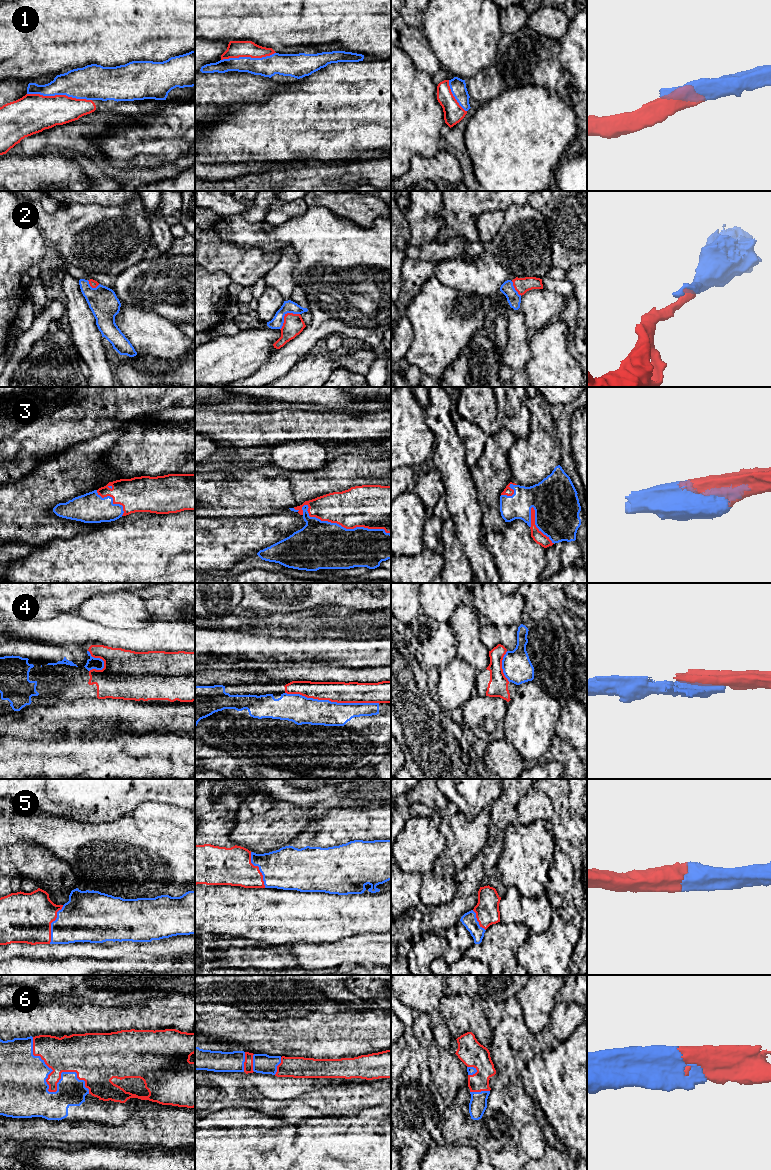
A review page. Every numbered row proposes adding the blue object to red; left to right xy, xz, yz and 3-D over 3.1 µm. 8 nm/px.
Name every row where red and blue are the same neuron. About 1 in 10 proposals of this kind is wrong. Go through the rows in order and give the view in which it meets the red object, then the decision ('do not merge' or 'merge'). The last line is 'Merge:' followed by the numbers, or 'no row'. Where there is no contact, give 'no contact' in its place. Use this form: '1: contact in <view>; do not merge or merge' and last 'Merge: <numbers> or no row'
1: contact in xy; merge
2: contact in xz; merge
3: contact in xz; merge
4: contact in xz; merge
5: contact in xy; merge
6: contact in xy; merge
Merge: 1, 2, 3, 4, 5, 6

